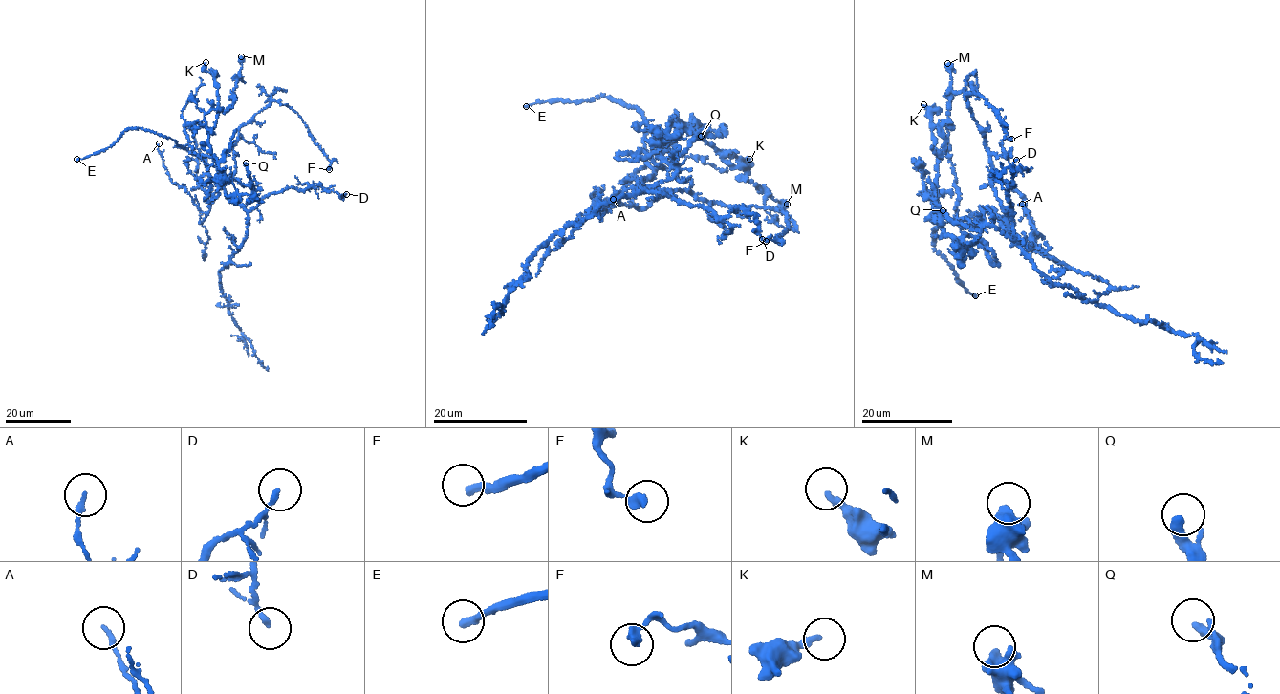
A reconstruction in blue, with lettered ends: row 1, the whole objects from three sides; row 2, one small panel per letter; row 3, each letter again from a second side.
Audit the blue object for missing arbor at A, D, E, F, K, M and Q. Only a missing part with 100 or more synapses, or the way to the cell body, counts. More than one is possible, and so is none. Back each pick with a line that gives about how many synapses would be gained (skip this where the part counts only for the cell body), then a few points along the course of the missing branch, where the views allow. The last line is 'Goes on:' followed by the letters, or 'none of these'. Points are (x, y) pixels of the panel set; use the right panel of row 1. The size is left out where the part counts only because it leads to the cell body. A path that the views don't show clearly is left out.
E: missing branch runs (975, 295), (984, 304), (992, 306), (1008, 304), (1015, 298)
Goes on: E

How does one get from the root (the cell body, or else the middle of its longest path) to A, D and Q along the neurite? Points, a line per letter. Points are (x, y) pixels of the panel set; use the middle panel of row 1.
A: (650, 178), (642, 177), (611, 203), (591, 209), (600, 191), (594, 192), (591, 196), (601, 203), (613, 199)
D: (650, 178), (642, 177), (639, 187), (691, 206), (701, 204), (718, 218), (740, 207), (756, 213), (762, 239)
Q: (650, 178), (642, 177), (639, 180), (640, 187), (639, 187), (649, 188), (674, 175), (677, 156), (701, 136)

